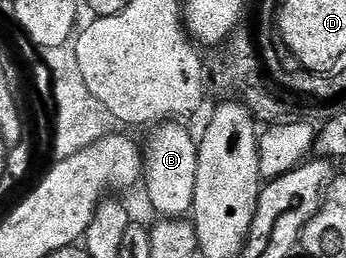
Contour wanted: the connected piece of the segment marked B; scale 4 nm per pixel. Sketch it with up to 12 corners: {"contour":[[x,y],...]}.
{"contour":[[179,123],[145,141],[145,186],[163,219],[195,208],[199,147]]}

